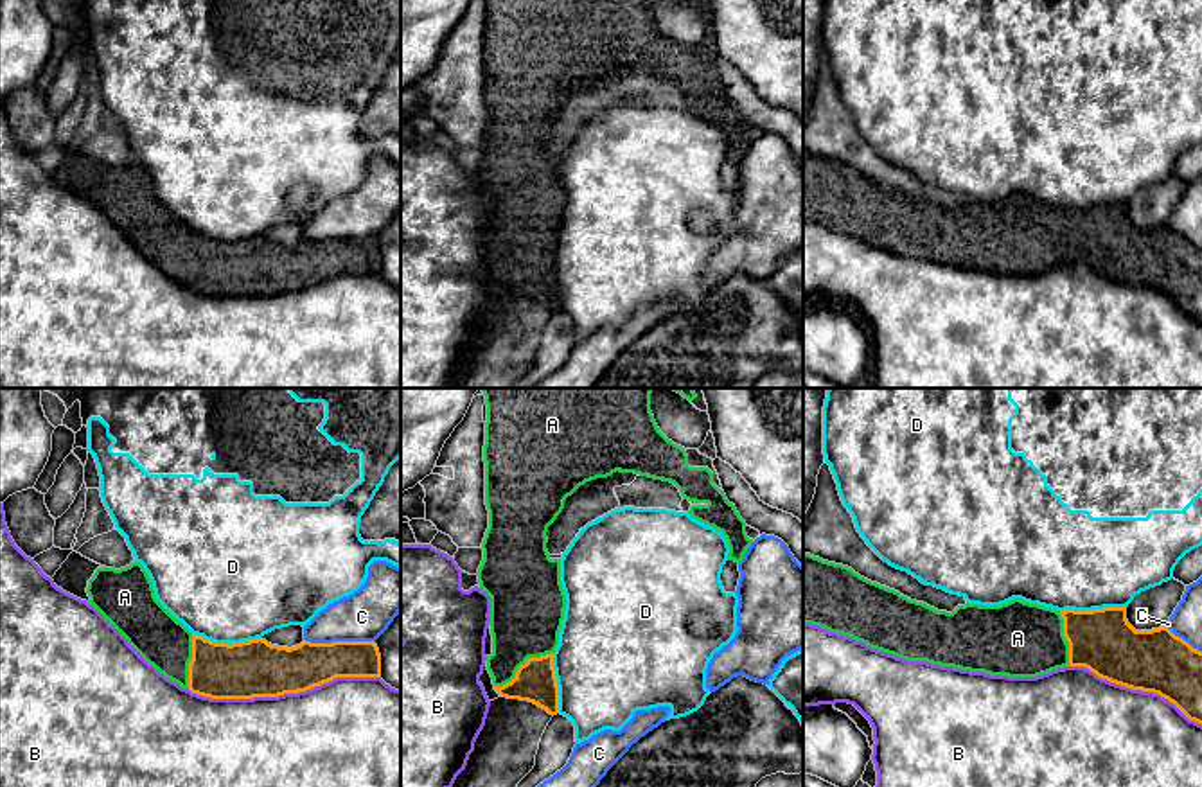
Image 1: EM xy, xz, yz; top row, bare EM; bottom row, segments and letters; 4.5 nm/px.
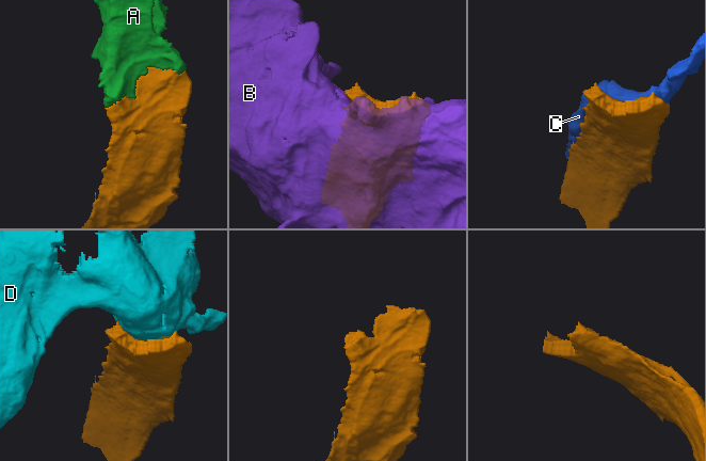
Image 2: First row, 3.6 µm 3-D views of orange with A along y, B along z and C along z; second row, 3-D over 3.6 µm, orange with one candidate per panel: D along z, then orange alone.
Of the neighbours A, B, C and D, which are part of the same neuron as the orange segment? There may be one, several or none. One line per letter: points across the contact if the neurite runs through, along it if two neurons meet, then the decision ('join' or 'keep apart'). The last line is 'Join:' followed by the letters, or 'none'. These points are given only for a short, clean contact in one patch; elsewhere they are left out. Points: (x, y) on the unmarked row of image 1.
A: join
B: keep apart
C: keep apart
D: keep apart
Join: A

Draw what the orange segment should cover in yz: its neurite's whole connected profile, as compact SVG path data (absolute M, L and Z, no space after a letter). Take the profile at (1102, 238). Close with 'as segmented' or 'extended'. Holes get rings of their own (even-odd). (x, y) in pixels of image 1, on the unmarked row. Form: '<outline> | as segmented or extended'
M803 149L803 221L907 259L990 273L1085 264L1110 280L1159 291L1202 322L1202 250L1168 225L1136 228L1127 205L1056 208L1013 196L947 210Z | extended

